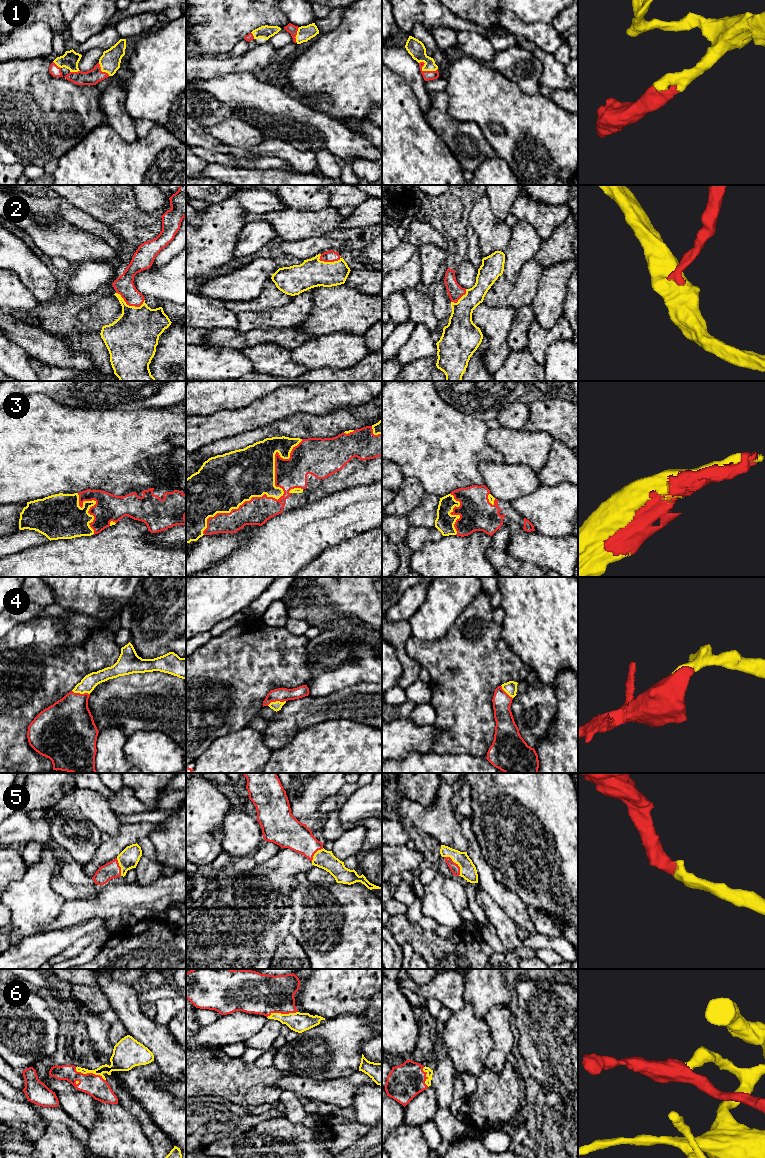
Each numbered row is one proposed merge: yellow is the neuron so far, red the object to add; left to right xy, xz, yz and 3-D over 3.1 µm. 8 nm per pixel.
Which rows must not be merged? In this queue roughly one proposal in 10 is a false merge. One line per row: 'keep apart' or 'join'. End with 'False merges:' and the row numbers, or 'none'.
1: join
2: join
3: join
4: join
5: join
6: join
False merges: none

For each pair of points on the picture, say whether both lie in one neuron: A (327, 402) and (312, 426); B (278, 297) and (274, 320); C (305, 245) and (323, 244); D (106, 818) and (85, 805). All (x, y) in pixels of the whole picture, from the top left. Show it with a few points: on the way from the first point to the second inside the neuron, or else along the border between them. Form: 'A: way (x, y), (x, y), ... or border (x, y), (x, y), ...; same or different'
A: border (340, 407), (321, 415), (295, 414); different
B: border (293, 296), (289, 302), (281, 306), (253, 312); different
C: way (309, 245), (319, 245); same
D: way (101, 814), (90, 805); same

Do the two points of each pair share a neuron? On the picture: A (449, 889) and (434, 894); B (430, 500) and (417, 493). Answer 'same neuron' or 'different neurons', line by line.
A: different neurons
B: different neurons

